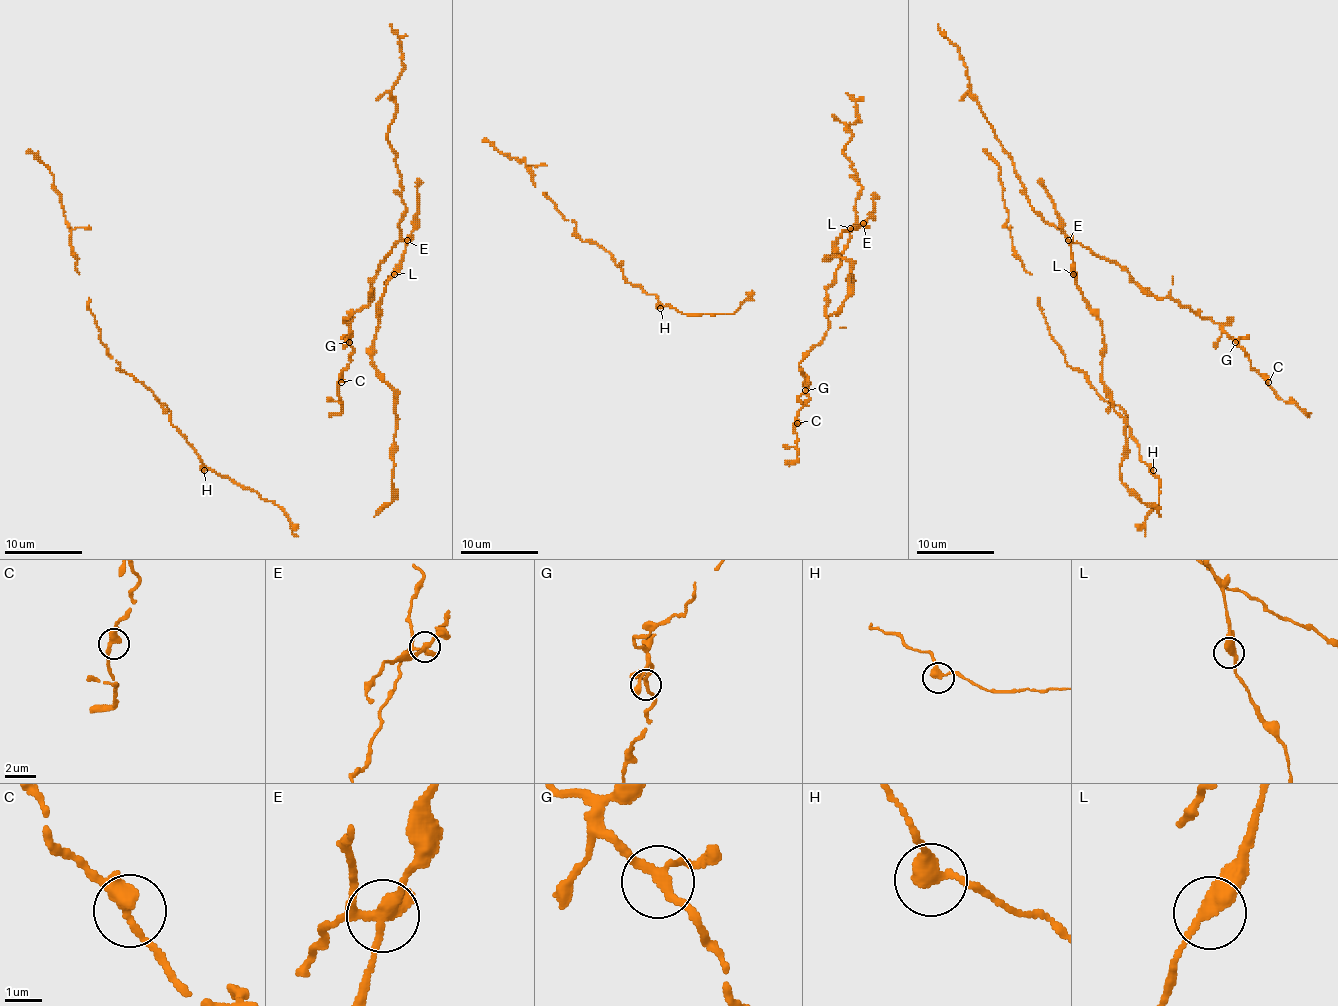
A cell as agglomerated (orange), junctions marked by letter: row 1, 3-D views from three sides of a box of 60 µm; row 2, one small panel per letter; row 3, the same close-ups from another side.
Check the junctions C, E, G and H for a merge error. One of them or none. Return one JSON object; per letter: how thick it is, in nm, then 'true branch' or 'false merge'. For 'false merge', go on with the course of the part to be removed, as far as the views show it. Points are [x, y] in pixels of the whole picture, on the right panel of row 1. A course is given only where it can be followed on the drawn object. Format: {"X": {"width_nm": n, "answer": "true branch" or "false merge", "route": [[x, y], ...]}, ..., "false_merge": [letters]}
{"C": {"width_nm": 400, "answer": "true branch"}, "E": {"width_nm": 320, "answer": "false merge", "route": [[1069, 241], [1075, 280], [1104, 337], [1102, 384], [1112, 407], [1125, 421], [1125, 458], [1120, 477], [1161, 516]]}, "G": {"width_nm": 200, "answer": "true branch"}, "H": {"width_nm": 380, "answer": "true branch"}, "false_merge": ["E"]}

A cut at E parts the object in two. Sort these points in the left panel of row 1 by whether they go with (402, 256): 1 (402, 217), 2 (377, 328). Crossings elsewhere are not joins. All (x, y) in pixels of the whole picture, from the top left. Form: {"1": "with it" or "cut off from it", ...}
{"1": "cut off from it", "2": "with it"}

